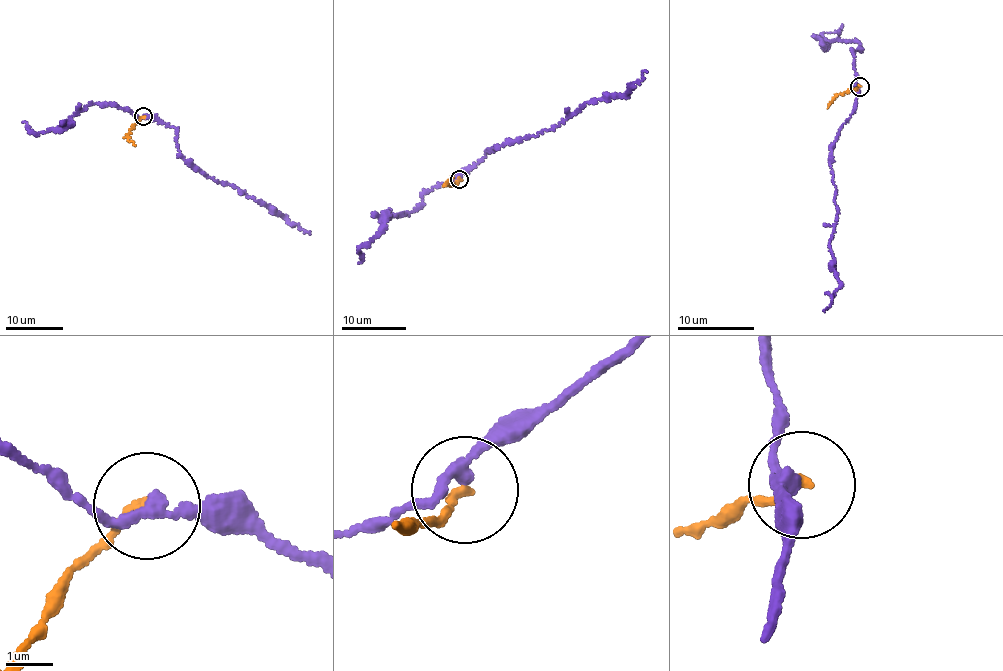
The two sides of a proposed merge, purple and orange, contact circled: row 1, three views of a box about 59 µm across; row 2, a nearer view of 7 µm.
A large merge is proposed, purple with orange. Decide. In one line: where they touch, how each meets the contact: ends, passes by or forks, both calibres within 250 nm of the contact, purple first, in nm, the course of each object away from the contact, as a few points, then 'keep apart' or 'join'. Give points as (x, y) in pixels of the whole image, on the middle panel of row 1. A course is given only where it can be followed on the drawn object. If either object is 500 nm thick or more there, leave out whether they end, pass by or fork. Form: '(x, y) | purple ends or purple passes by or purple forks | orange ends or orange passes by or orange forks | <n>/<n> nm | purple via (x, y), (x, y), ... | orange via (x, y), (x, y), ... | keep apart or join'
(459, 179) | purple passes by | orange ends | 240/150 nm | purple via (459, 178), (489, 151), (552, 129), (591, 102), (608, 96), (622, 97), (642, 79), (645, 70) | orange via (459, 179), (447, 184), (453, 175) | keep apart

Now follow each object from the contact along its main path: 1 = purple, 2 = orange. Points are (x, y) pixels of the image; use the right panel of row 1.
1: (858, 86), (851, 117), (833, 147), (830, 166), (838, 206), (830, 248), (840, 281), (829, 307), (823, 311)
2: (860, 85), (840, 92), (827, 108)

